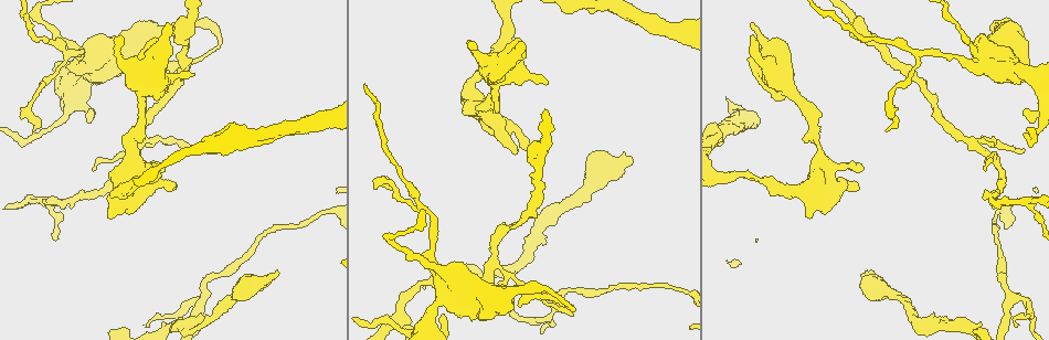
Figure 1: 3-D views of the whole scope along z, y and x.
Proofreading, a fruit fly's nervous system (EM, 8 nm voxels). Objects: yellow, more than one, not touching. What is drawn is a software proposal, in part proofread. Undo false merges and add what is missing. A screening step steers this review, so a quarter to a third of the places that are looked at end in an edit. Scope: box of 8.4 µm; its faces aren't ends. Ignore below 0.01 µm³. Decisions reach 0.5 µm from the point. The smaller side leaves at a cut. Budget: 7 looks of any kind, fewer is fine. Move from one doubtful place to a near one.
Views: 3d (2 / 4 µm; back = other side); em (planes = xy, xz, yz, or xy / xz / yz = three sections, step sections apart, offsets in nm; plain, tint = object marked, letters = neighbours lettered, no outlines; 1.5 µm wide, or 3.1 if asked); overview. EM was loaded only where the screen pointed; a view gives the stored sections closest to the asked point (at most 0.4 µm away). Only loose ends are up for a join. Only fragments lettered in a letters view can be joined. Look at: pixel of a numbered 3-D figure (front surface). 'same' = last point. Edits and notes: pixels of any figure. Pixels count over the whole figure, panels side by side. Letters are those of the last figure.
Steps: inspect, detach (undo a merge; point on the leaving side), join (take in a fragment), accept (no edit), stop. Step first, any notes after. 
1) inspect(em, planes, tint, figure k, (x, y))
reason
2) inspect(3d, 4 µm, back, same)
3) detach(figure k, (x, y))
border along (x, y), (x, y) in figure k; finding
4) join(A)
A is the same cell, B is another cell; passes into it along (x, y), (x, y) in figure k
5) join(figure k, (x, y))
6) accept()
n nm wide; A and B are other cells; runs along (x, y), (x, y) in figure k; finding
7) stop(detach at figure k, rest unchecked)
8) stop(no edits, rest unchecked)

inspect(em, xy, step 8, letters, figure 1, (192, 76))
an open end

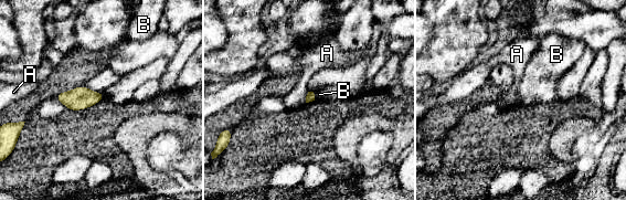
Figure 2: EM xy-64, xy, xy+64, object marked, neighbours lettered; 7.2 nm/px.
inspect(em, planes, letters, same)

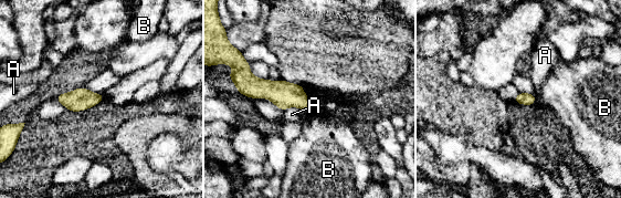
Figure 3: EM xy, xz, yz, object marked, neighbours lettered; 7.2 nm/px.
accept()
A and B are other cells; border along (284, 110), (297, 106), (307, 113) in figure 3; none of them fits

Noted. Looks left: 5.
inspect(3d, 4 µm, back, figure 1, (752, 36))
tapers out

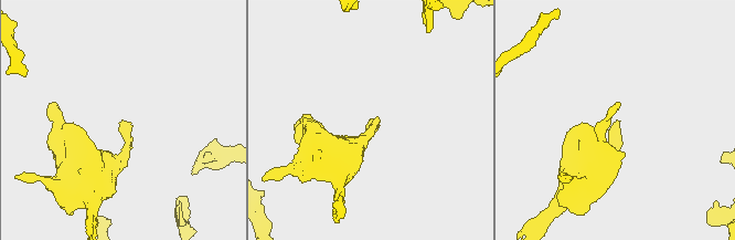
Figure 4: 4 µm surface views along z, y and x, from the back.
inspect(em, xz, step 8, tint, figure 4, (371, 120))

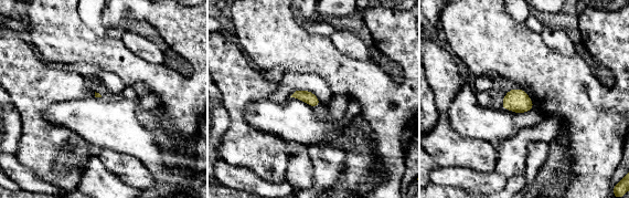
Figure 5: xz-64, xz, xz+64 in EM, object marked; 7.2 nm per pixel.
inspect(em, planes, letters, same)

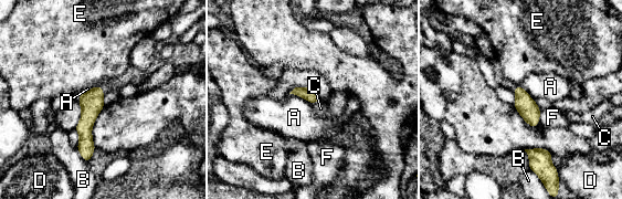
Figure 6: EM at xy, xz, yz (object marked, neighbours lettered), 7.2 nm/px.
accept()
A touches over 190 nm; A, B, C, D, E and F are other cells; runs along (97, 88), (86, 122), (86, 157) in figure 6; no lettered fragment goes on from it

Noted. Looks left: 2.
stop(no edits, rest unchecked)

